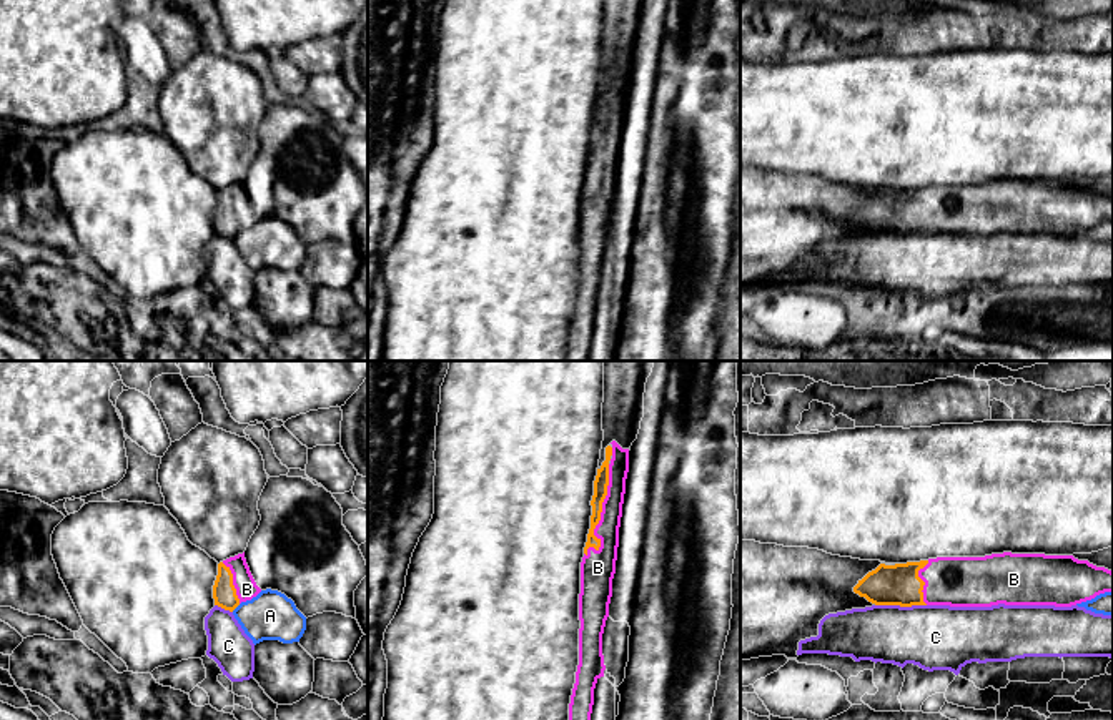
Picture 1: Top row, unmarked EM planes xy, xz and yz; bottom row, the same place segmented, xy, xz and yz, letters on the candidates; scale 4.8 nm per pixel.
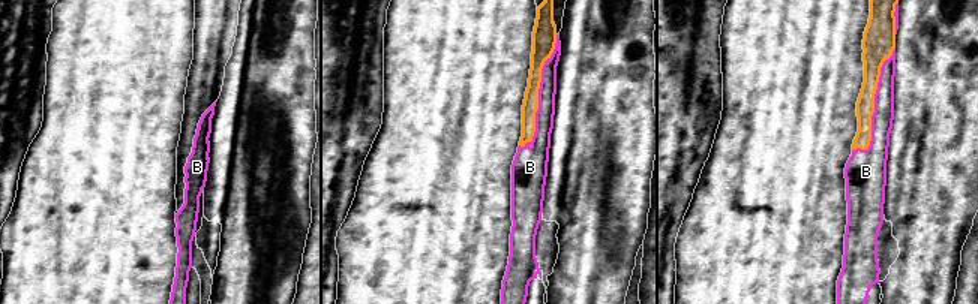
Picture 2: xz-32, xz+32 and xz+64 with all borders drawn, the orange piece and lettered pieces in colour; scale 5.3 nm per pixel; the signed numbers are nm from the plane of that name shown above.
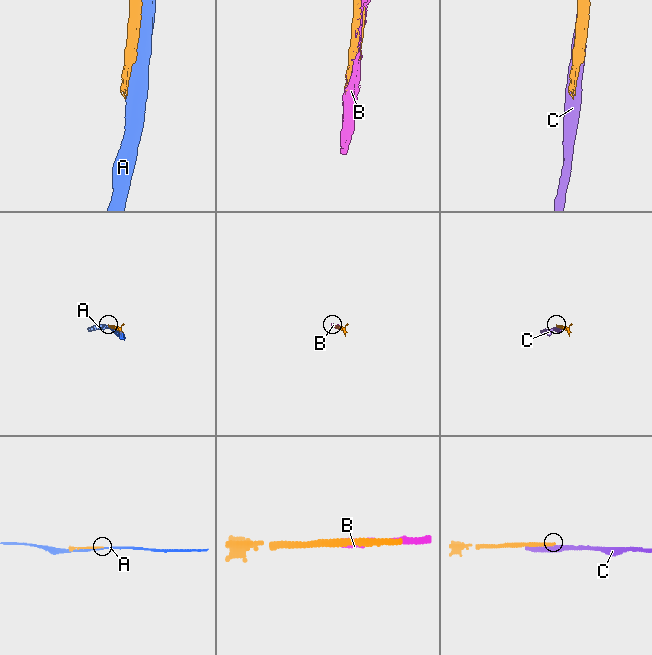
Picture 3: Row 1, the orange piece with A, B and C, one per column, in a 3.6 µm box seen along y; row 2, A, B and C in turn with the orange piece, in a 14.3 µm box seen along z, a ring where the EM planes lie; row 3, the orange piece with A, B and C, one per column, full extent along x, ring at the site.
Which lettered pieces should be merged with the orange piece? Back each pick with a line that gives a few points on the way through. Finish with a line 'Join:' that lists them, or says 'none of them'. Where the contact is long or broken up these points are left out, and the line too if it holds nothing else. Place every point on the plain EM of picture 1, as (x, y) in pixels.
Join: B

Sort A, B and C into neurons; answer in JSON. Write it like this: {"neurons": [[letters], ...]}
{"neurons": [["A"], ["B"], ["C"]]}

